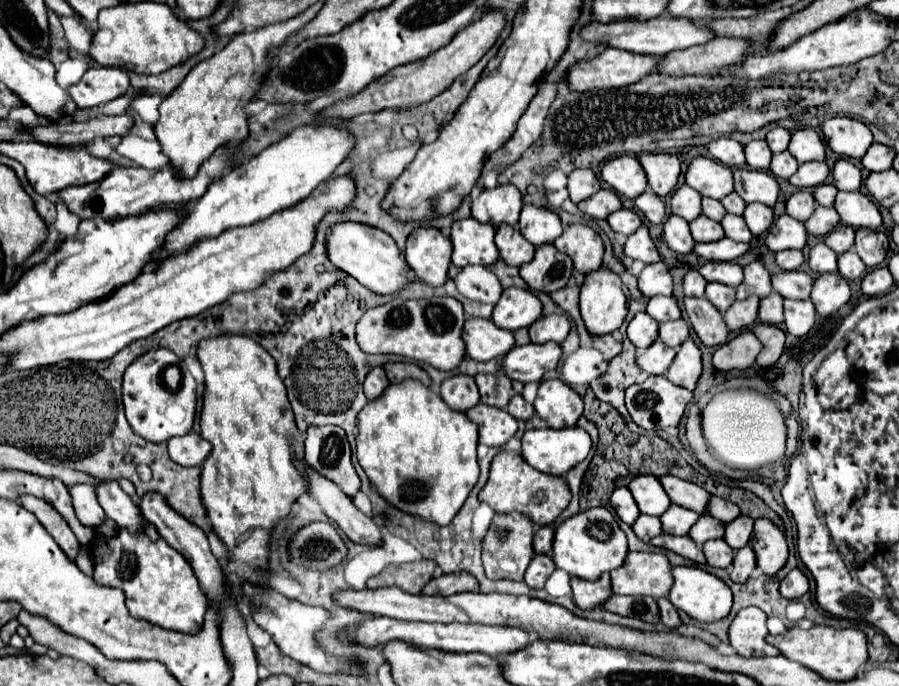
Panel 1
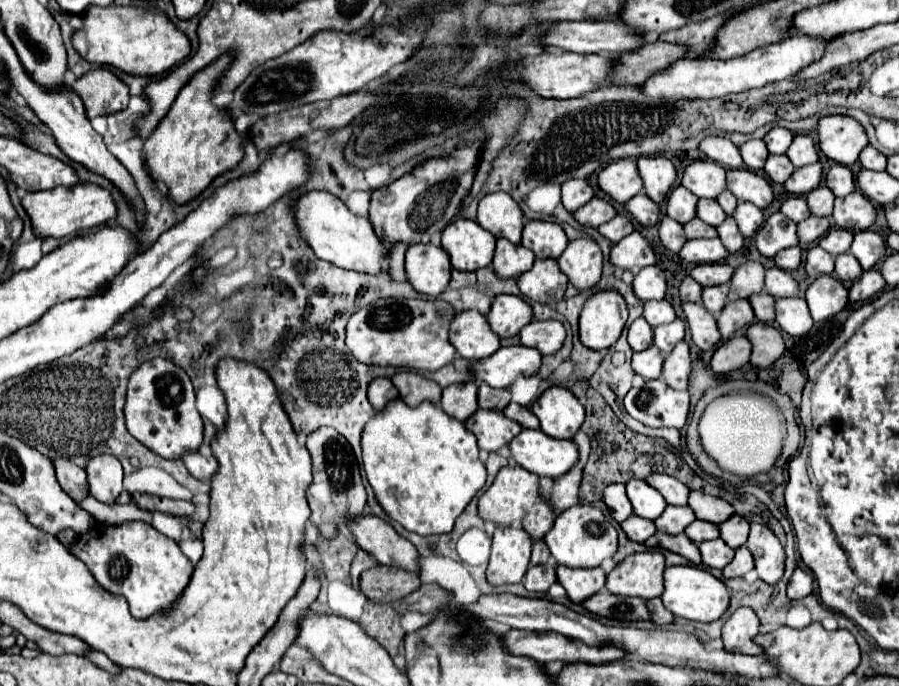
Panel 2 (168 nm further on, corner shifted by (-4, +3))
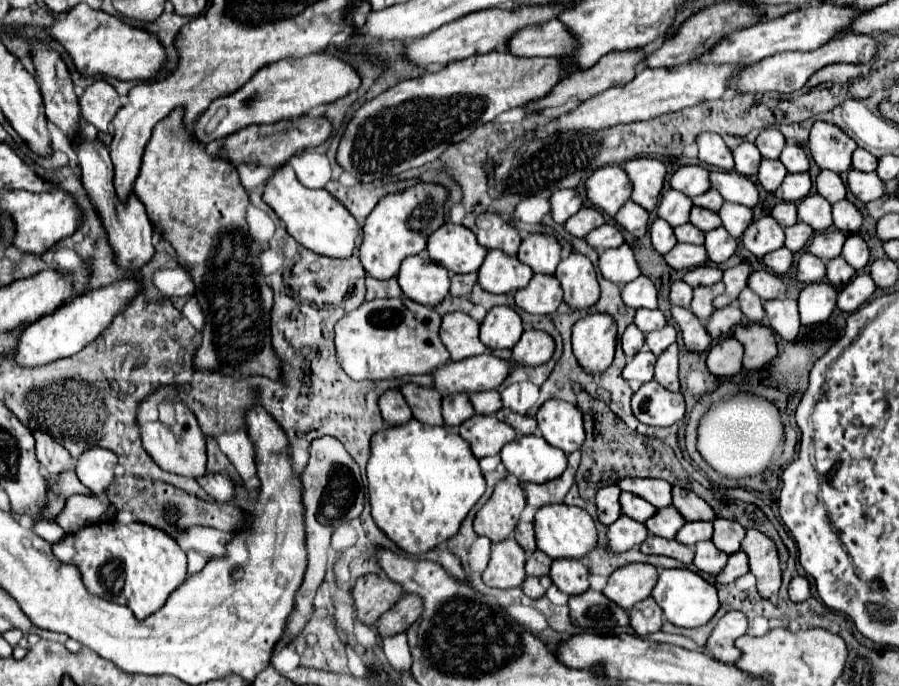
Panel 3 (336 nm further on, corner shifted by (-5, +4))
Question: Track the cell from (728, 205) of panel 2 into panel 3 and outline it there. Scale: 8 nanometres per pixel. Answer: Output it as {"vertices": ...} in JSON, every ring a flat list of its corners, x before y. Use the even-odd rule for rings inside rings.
{"vertices":[[708,190,706,194,702,194,702,196,698,196,698,198,692,198,692,202,694,202,696,206,708,208,708,210,712,210,712,212,718,212,718,210,722,208,722,204,724,204,724,198,722,198,720,192,716,192,716,190]]}

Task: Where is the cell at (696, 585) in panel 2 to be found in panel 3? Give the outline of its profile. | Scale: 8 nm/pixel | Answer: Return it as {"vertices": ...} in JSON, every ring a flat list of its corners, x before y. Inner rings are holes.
{"vertices":[[676,568,676,570,662,570,660,578,652,590,652,598,658,602,658,606,664,610,664,618,676,626,682,628,696,628,710,622,710,618,718,612,720,602,716,588,706,582,702,576,688,568]]}

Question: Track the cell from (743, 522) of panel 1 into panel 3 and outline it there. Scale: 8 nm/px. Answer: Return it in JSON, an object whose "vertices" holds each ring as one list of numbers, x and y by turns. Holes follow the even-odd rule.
{"vertices":[[716,518,712,524,714,524,712,542,726,554,738,552,740,550,740,542,746,536,746,528,742,528,738,522,726,520,726,518]]}

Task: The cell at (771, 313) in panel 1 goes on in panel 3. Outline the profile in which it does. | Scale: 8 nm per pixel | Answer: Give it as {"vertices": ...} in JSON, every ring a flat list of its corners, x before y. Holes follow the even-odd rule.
{"vertices":[[750,288,742,290,742,294,738,296,738,302,740,302,740,308,744,312,744,316,750,320,750,322,762,322,766,312,764,312,764,302,760,300,760,296,756,296,756,292,752,292]]}

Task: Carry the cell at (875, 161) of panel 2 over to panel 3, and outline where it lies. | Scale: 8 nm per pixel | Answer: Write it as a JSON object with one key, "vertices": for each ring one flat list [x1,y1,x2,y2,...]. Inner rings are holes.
{"vertices":[[858,148,858,150,852,154,852,168,860,170,860,172,874,172,874,170,878,168,878,158,872,156,868,150]]}

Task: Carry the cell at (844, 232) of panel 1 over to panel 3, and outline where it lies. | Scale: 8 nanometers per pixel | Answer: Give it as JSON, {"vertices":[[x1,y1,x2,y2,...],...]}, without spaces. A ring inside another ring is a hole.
{"vertices":[[838,230,822,232,822,234,814,236,812,244,808,246,808,252,812,252,814,256,818,256,822,260,832,260,842,254,844,242,846,242,846,234,842,234]]}

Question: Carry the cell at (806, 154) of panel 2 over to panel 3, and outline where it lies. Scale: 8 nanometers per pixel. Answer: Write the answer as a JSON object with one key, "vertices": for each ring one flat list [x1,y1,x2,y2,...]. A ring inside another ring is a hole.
{"vertices":[[786,146,780,160,788,172,806,172,810,168,810,158,806,156,802,146]]}

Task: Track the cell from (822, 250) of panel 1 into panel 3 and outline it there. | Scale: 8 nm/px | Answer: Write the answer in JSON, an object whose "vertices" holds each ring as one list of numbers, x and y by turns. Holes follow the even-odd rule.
{"vertices":[[804,252,798,260,798,280,810,284,810,282,822,282,824,276,826,276,826,264,818,256]]}

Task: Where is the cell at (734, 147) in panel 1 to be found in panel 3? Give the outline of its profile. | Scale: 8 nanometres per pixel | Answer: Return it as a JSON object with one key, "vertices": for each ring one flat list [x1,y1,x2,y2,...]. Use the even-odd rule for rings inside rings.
{"vertices":[[704,132,696,138,696,144,698,144,700,162,722,168,722,170,734,170,732,150,724,144,722,136,712,134,712,132]]}

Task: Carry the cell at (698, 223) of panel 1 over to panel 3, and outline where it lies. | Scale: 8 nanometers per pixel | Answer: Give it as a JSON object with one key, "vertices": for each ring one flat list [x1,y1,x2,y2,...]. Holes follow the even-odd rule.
{"vertices":[[682,224,674,228,674,234,678,242,688,242,688,244,704,244,704,232,698,230,694,224]]}

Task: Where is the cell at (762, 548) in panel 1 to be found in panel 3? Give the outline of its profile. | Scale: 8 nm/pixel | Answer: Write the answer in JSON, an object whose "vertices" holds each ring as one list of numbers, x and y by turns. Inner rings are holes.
{"vertices":[[756,528,746,532,742,540,742,550,748,554,750,572,758,578,758,592,762,598,772,598,778,594,782,584,782,570,778,560,778,550,772,538]]}

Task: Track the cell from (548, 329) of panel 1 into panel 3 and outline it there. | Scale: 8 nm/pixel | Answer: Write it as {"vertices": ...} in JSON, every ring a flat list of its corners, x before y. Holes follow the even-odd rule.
{"vertices":[[526,330,520,342,512,348,512,360,520,366,538,366,552,358,556,350,556,342,550,334,542,330]]}

